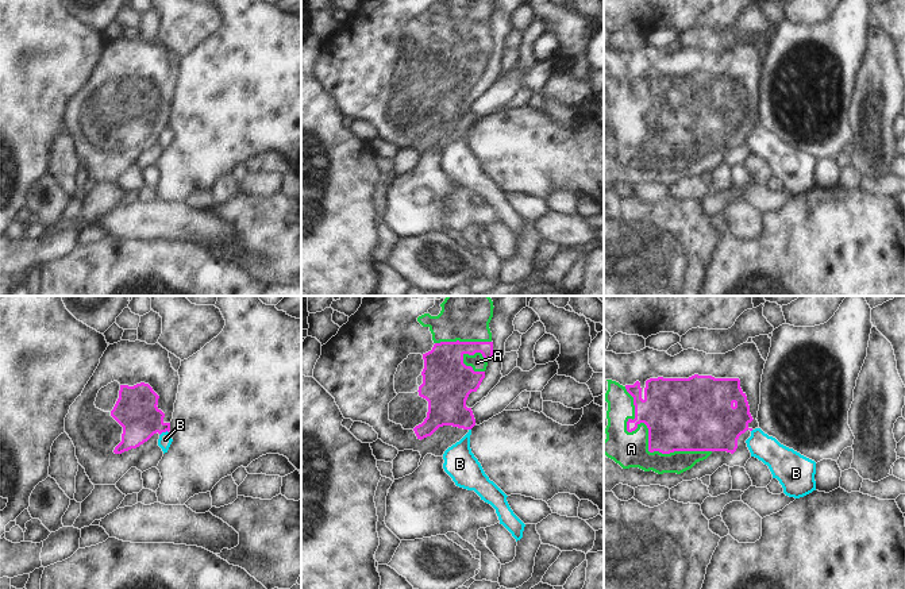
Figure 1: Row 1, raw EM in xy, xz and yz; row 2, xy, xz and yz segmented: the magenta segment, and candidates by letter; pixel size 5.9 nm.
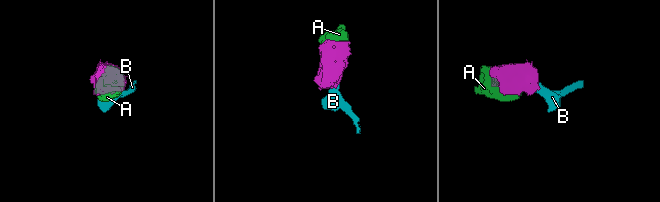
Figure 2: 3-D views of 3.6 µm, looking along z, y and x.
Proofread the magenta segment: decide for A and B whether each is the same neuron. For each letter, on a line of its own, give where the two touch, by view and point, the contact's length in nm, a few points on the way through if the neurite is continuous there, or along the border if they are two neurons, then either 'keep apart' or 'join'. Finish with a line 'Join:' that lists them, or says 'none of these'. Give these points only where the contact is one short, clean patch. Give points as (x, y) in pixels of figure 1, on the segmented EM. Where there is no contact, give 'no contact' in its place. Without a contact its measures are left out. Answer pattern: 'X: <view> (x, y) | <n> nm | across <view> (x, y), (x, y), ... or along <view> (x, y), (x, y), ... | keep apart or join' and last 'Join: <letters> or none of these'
A: yz (649, 437) | 650 nm | join
B: xy (164, 431) | 60 nm | along xy (168, 431), (160, 435) | keep apart
Join: A

